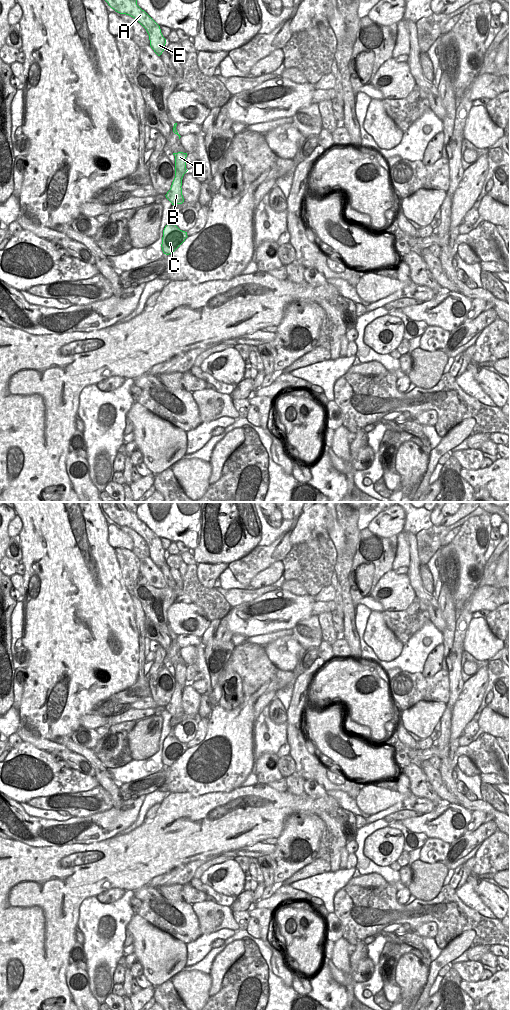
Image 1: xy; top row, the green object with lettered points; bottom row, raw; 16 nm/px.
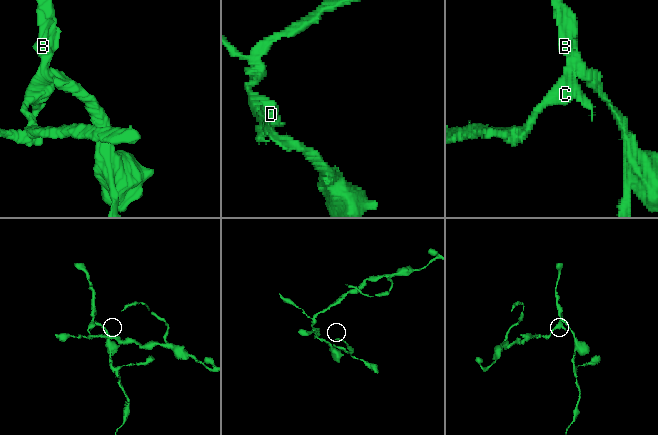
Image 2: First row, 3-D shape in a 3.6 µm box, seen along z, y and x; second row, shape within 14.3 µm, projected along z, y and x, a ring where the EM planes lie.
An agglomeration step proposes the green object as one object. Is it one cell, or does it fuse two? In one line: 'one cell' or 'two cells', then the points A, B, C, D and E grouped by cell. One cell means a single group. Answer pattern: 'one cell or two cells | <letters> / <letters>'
two cells | A B C E / D

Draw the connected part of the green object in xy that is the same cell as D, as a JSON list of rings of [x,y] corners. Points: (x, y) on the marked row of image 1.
[[[178,152],[178,153],[173,153],[173,155],[175,156],[175,165],[176,165],[175,168],[181,173],[183,178],[184,174],[188,171],[186,169],[187,153]]]

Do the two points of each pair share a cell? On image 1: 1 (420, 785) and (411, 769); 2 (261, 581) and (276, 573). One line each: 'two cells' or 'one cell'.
1: one cell
2: one cell

